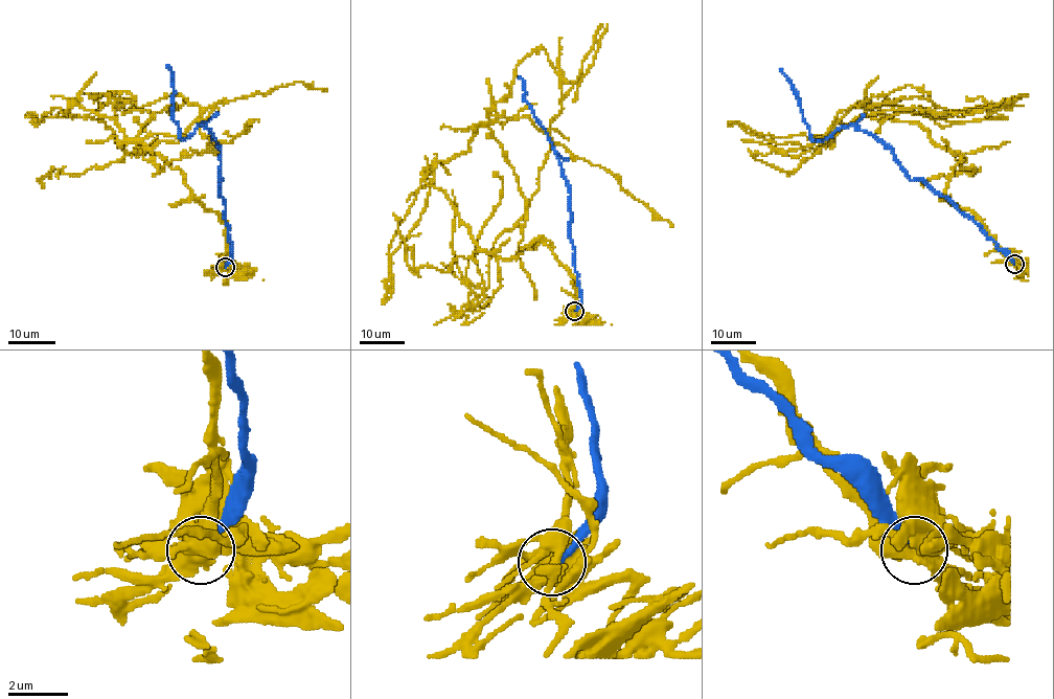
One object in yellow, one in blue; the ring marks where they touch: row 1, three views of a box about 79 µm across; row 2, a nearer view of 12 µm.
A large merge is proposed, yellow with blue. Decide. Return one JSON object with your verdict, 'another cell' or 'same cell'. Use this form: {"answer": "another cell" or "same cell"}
{"answer": "another cell"}

